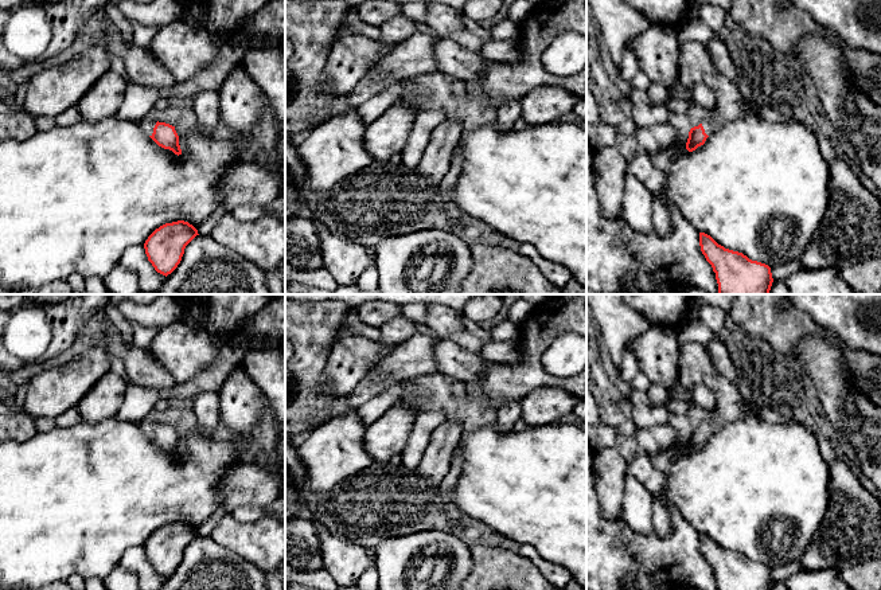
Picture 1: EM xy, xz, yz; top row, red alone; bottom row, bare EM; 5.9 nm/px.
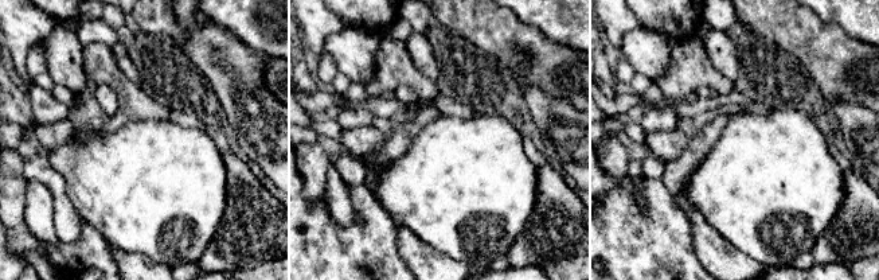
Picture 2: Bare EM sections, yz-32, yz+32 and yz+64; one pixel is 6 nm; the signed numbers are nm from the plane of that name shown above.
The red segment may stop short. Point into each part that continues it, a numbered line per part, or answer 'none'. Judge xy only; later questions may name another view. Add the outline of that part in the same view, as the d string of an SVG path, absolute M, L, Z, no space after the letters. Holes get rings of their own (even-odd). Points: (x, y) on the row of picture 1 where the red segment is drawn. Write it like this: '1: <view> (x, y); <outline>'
1: xy (147, 124); M144 117L139 121L139 125L147 136L152 136L156 122L157 121L152 120L151 117Z

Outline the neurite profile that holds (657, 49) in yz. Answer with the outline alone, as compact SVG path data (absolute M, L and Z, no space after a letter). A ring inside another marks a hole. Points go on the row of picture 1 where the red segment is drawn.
M652 24L635 36L627 46L644 73L654 83L673 87L679 78L679 39L677 28Z

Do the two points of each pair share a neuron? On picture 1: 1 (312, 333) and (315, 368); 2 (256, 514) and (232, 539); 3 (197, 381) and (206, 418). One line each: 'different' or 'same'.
1: same
2: different
3: different

